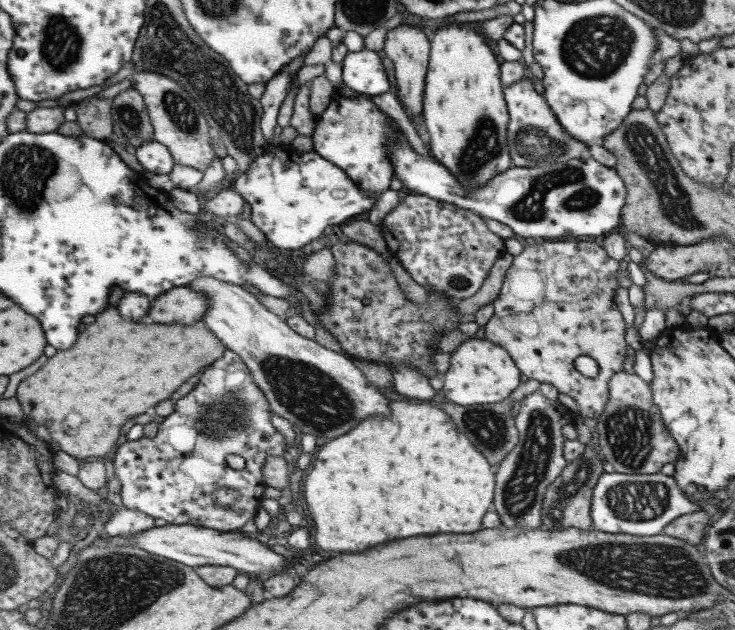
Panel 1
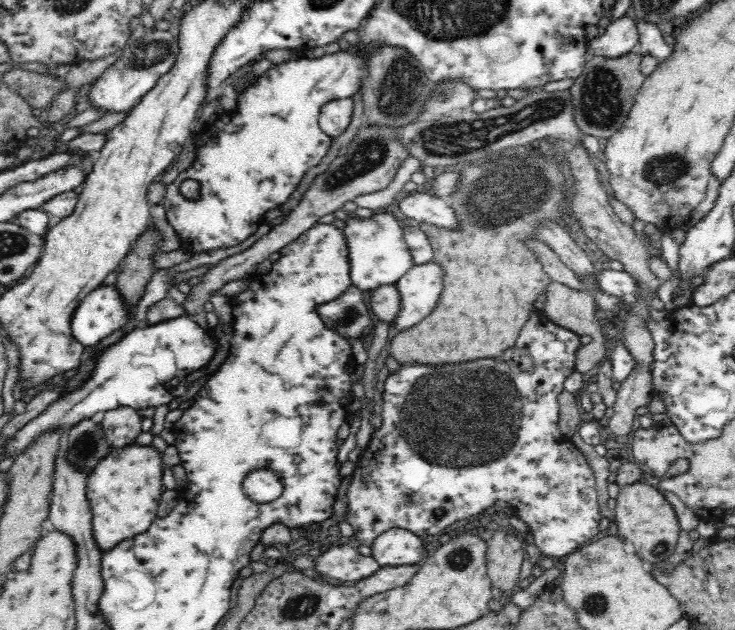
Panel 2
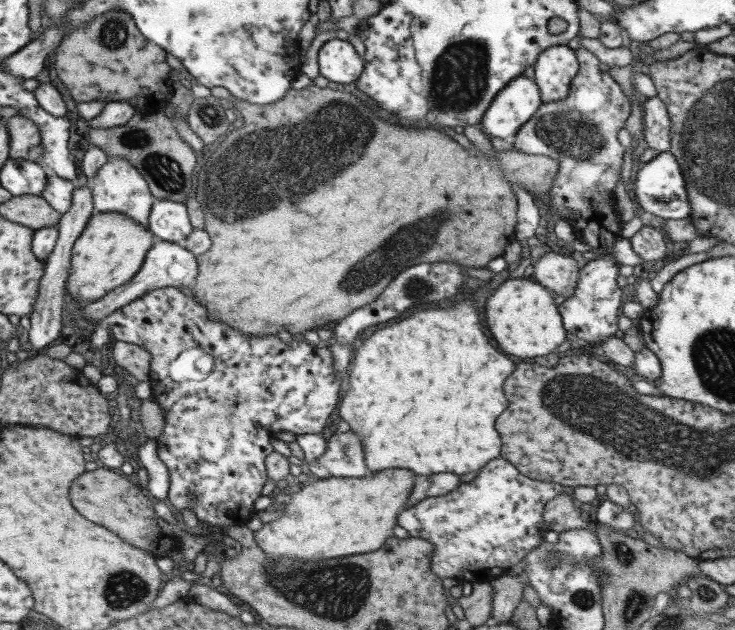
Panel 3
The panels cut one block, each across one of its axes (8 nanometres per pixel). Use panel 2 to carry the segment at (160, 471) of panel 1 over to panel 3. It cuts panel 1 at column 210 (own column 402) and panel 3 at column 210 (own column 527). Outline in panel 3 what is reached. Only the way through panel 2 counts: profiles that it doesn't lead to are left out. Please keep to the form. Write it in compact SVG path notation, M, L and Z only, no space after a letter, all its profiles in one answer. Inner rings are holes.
M165 287L158 288L148 292L145 296L138 298L134 304L128 304L119 308L117 312L106 316L103 319L104 324L108 324L108 329L112 331L111 337L115 341L126 341L130 344L137 344L143 350L150 352L151 360L149 363L150 378L149 382L152 389L152 397L156 402L164 408L166 412L165 424L161 434L156 439L158 456L168 468L170 474L168 500L180 511L184 512L186 507L190 507L194 511L194 515L198 517L198 522L213 526L217 530L222 530L234 524L246 524L254 513L254 502L262 495L262 488L268 480L268 472L264 467L266 456L274 452L272 447L272 439L281 432L292 432L295 435L305 433L321 433L330 418L330 414L334 412L338 402L340 402L341 394L346 384L345 372L334 373L334 360L331 350L328 348L320 348L320 346L312 345L307 341L298 341L290 339L285 342L275 336L244 336L239 331L227 328L225 325L208 321L206 314L195 300L194 296L186 296L183 288Z

